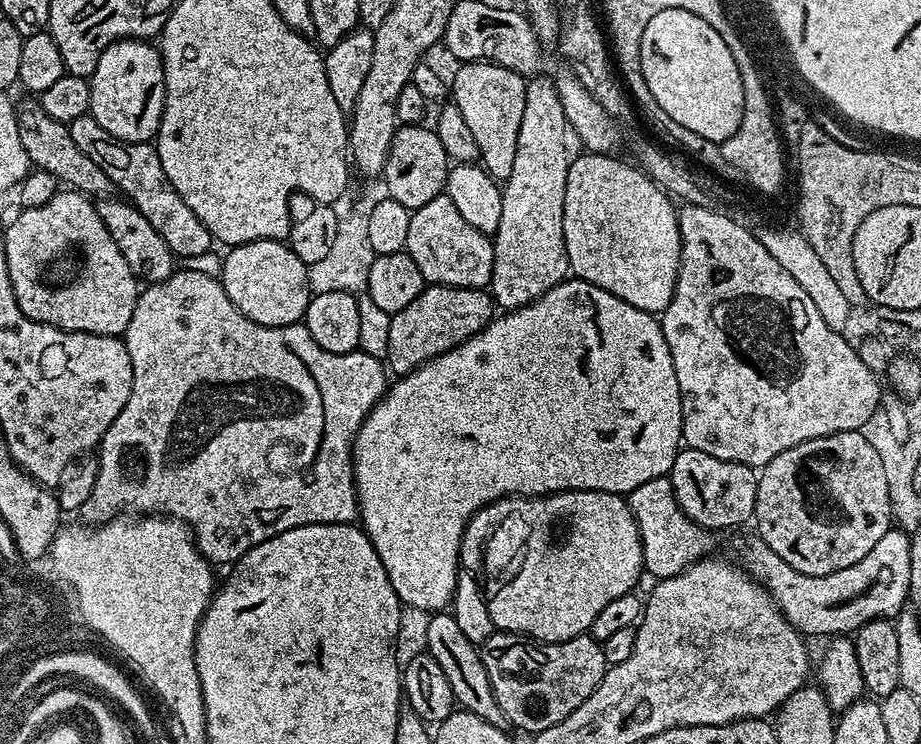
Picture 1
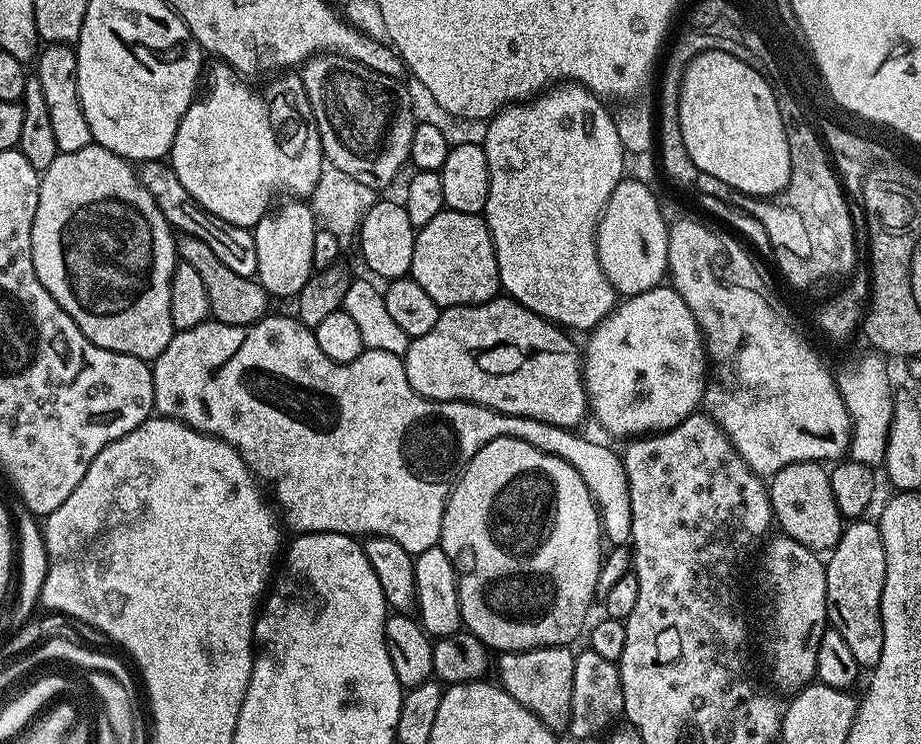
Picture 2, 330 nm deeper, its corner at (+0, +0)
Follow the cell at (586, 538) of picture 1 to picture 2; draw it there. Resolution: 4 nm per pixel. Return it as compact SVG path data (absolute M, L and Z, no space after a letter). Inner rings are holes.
M513 436L486 442L470 458L448 495L438 545L456 571L463 627L496 654L571 645L571 640L585 631L588 607L597 599L600 540L602 544L596 501L574 466Z

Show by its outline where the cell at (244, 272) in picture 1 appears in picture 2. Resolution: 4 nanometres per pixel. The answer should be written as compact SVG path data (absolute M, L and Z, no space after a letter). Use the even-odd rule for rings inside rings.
M284 202L280 209L269 211L251 229L254 250L258 254L255 279L264 287L269 297L299 297L306 282L314 275L314 234L318 221L312 209L304 202Z

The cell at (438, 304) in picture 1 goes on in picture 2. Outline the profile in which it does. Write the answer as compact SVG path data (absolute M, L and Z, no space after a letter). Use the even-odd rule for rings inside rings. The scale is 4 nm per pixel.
M500 294L487 304L463 304L441 311L438 322L426 334L411 337L402 359L406 378L418 394L431 400L462 400L465 404L481 404L495 412L529 416L569 430L589 411L584 392L582 356L572 340L552 321L532 312Z

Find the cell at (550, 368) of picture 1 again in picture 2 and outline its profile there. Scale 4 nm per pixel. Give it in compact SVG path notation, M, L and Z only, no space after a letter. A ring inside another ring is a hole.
M671 286L651 288L637 296L621 299L616 307L608 315L603 316L596 327L587 333L588 345L582 348L582 377L584 379L584 392L588 395L591 415L596 415L596 420L612 436L630 436L628 438L643 438L649 434L668 432L674 426L678 426L690 415L693 415L701 407L704 399L704 385L706 383L706 353L704 350L704 338L700 335L700 328L696 325L696 319L690 314L690 308L686 302Z

